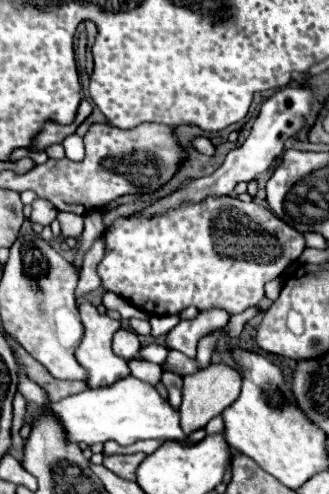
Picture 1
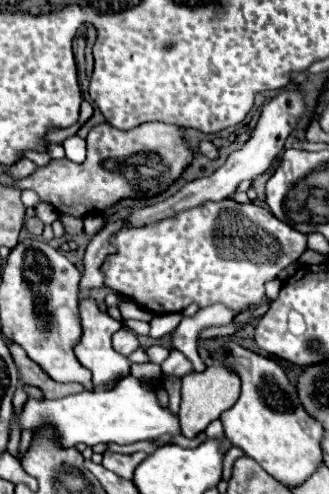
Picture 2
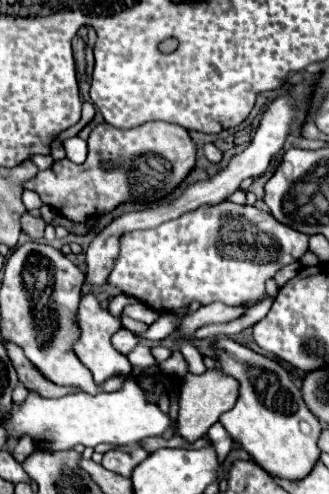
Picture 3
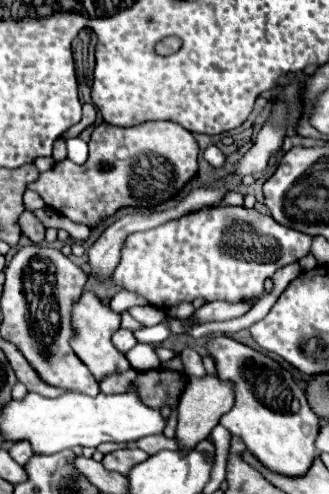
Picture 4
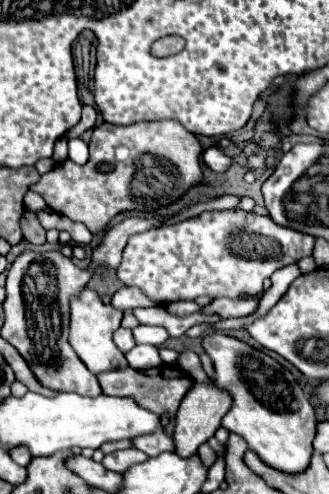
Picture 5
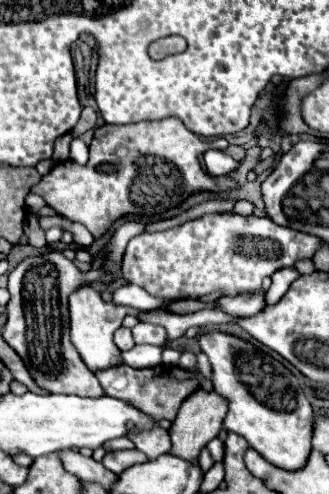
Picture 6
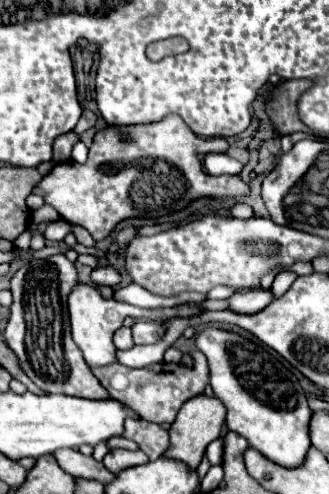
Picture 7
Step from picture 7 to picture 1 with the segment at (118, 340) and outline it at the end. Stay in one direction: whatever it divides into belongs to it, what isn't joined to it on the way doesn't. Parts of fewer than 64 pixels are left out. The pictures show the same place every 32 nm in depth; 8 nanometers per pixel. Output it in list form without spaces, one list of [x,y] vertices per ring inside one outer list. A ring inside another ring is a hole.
[[[120,328],[116,334],[114,334],[114,342],[112,342],[112,350],[122,356],[124,360],[130,360],[136,356],[136,352],[140,350],[140,340],[138,340],[138,334],[132,332],[132,330],[124,330]]]

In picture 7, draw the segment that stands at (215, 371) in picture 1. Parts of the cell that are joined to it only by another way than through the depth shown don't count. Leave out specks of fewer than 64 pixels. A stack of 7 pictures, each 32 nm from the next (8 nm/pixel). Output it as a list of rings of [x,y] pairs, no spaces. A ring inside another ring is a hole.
[[[198,394],[194,398],[190,398],[188,402],[184,402],[178,416],[176,416],[176,420],[170,426],[170,448],[166,452],[168,458],[186,460],[186,464],[190,468],[198,468],[206,446],[220,436],[224,416],[226,416],[226,408],[224,408],[222,400],[218,400],[218,396]]]

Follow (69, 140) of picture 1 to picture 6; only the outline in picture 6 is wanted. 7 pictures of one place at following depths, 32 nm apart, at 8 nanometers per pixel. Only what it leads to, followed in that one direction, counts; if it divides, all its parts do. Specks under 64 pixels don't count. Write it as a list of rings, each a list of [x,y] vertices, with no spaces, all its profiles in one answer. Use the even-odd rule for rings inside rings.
[[[74,138],[70,144],[70,160],[78,162],[78,164],[88,162],[88,146],[80,138]]]

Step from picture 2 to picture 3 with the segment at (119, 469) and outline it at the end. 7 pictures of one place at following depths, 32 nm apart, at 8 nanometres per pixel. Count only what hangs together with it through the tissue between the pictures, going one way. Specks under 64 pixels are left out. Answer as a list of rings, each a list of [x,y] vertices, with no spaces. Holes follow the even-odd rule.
[[[110,450],[104,454],[104,460],[102,460],[102,466],[124,476],[124,478],[130,478],[132,476],[132,470],[148,456],[146,450],[134,450],[130,454],[126,452],[118,452],[118,450]]]

